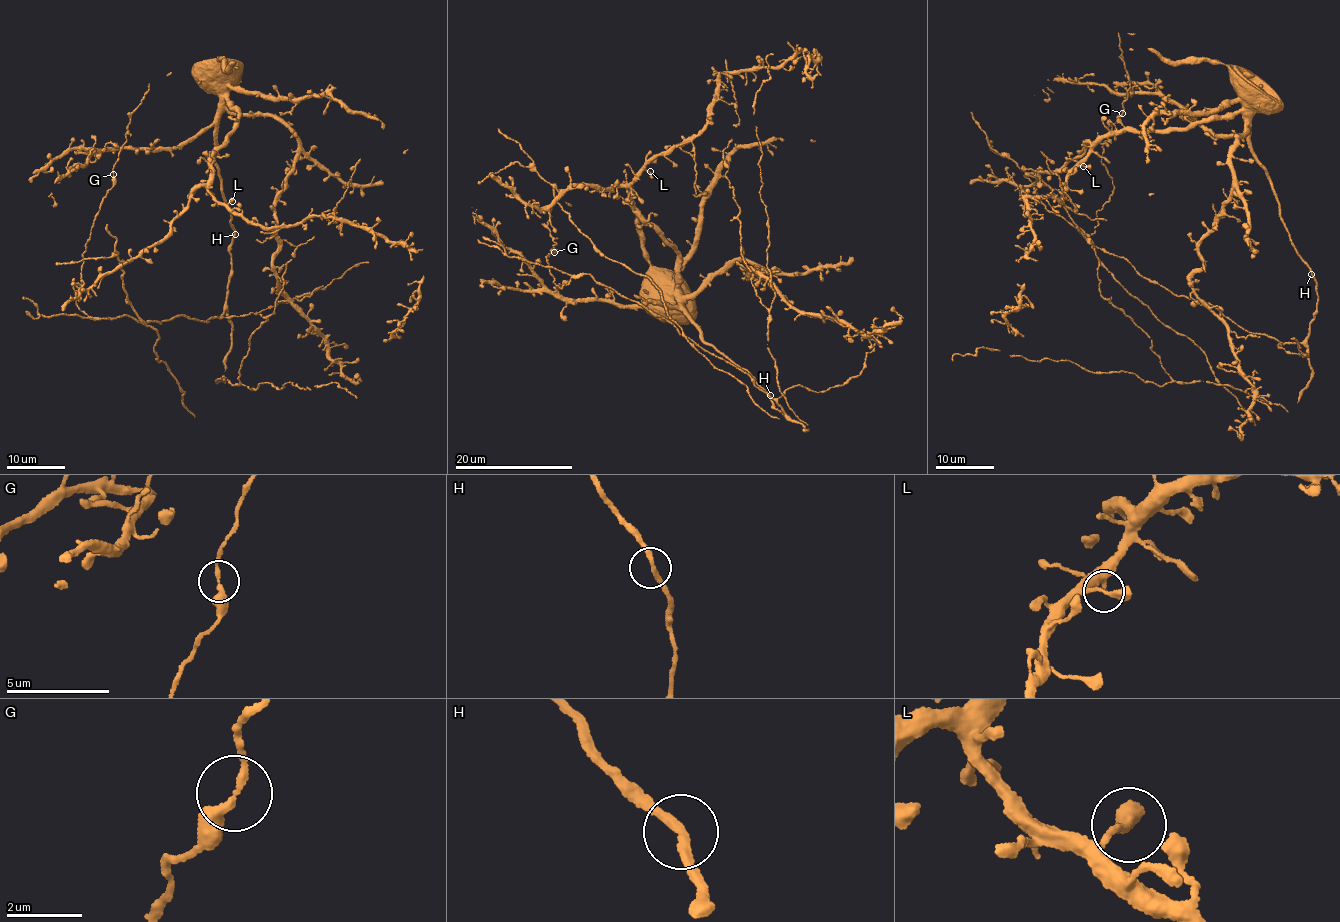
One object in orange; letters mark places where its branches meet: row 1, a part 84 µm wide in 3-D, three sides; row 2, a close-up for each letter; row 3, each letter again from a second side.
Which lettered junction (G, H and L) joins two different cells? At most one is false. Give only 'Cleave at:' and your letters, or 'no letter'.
Cleave at: no letter

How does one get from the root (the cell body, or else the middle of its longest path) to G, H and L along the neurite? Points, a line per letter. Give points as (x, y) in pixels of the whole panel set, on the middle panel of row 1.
G: (726, 356), (787, 417), (745, 373), (589, 274), (560, 289), (546, 261), (554, 253)
H: (726, 356), (753, 377), (770, 395)
L: (726, 356), (704, 341), (678, 304), (677, 251), (634, 206), (628, 185), (641, 171), (650, 171)

